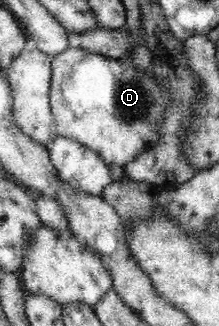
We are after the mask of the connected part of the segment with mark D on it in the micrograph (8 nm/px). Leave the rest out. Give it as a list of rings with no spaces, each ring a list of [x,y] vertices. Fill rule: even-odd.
[[[69,48],[57,54],[53,57],[52,66],[50,104],[58,136],[76,140],[96,153],[108,166],[123,166],[132,161],[145,147],[158,141],[158,128],[165,118],[169,95],[164,88],[156,84],[153,73],[139,71],[137,67],[133,67],[131,60],[121,63],[119,59],[82,48]]]

